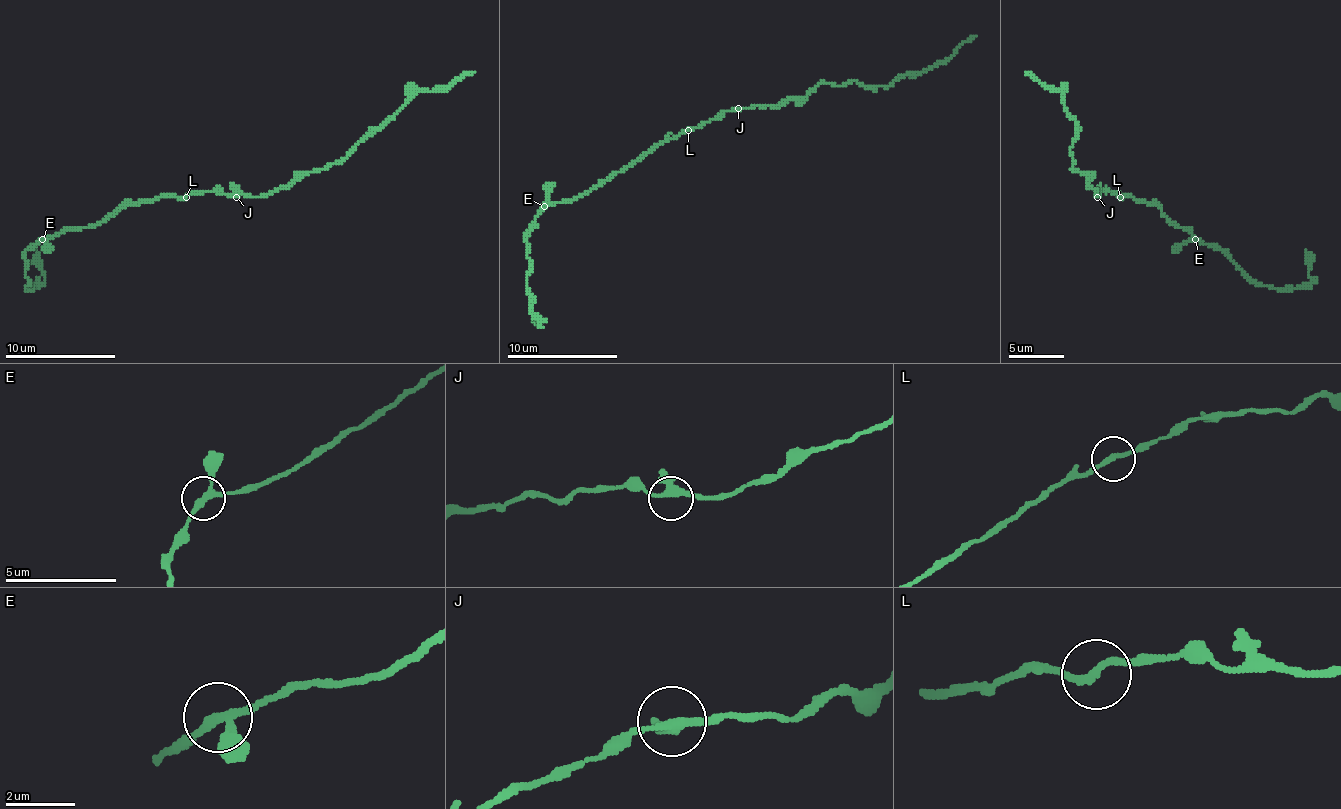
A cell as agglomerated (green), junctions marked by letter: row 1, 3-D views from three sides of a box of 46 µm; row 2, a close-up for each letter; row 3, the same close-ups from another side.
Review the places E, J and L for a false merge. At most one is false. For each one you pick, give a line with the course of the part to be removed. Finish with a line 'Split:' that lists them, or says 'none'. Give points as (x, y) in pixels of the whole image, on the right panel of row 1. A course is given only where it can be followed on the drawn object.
E: Course of the part to remove: (1195, 238), (1217, 244), (1256, 283), (1275, 288), (1297, 288), (1311, 280), (1306, 249)
Split: E

